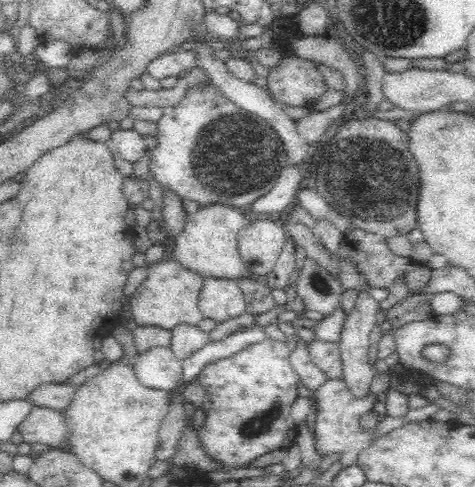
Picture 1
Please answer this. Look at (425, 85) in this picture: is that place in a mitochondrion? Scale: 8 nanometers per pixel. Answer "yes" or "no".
no

